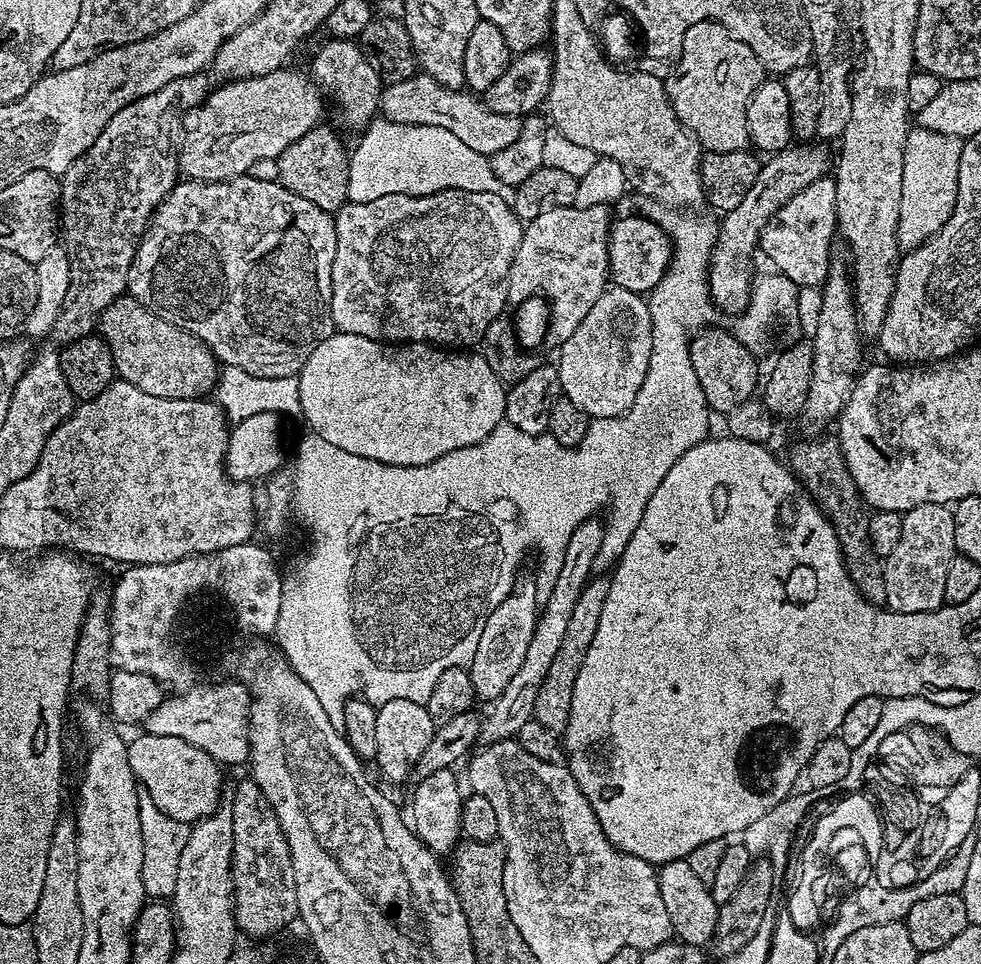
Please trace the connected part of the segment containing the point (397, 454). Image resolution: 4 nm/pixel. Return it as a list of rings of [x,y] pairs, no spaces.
[[[333,331],[308,357],[303,357],[298,368],[298,394],[301,400],[299,415],[312,427],[312,432],[323,443],[338,446],[350,454],[358,454],[358,458],[370,458],[374,462],[382,462],[390,466],[422,466],[442,458],[442,454],[450,454],[454,450],[462,450],[466,446],[474,446],[490,435],[499,424],[505,423],[506,386],[496,377],[494,370],[486,362],[483,354],[472,350],[445,350],[431,344],[410,344],[407,342],[385,342],[362,338],[362,334],[346,334]]]

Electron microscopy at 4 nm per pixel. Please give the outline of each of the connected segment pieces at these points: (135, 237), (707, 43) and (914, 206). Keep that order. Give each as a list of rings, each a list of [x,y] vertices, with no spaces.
[[[196,72],[193,76],[183,76],[166,86],[162,86],[162,90],[154,90],[154,94],[146,94],[142,98],[135,100],[130,106],[118,110],[118,114],[114,114],[114,118],[110,118],[110,122],[104,127],[102,134],[98,134],[98,138],[94,138],[94,146],[90,146],[90,150],[82,153],[62,174],[62,179],[60,180],[60,198],[58,201],[58,224],[62,229],[63,247],[67,248],[69,255],[70,290],[66,290],[66,298],[62,302],[62,310],[58,314],[58,318],[54,322],[50,333],[51,339],[54,338],[57,340],[57,345],[72,344],[78,338],[93,335],[97,331],[100,315],[111,303],[114,303],[120,296],[125,295],[128,287],[131,260],[135,256],[136,247],[139,246],[140,237],[147,231],[149,220],[155,214],[156,208],[159,207],[161,202],[171,193],[172,188],[178,183],[178,156],[174,151],[174,136],[172,140],[172,131],[175,128],[177,131],[181,127],[182,117],[189,108],[197,108],[208,97],[210,83],[208,84],[206,77],[207,75],[204,72]]]
[[[715,20],[694,22],[686,30],[680,61],[664,80],[674,114],[704,152],[743,152],[749,147],[746,110],[766,73],[746,42]]]
[[[913,127],[908,134],[908,154],[902,170],[902,206],[898,214],[898,242],[901,249],[911,250],[924,244],[948,221],[949,214],[956,205],[958,194],[958,162],[960,161],[961,141],[954,136],[938,134],[934,130]]]

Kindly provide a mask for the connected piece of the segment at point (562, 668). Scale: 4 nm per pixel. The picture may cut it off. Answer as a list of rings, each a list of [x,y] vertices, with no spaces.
[[[598,576],[589,579],[578,594],[578,602],[574,602],[570,623],[566,625],[566,634],[562,638],[562,646],[558,646],[554,659],[550,662],[550,670],[546,670],[546,676],[542,678],[542,686],[538,690],[534,718],[557,734],[564,733],[570,722],[570,698],[574,698],[574,682],[578,679],[578,670],[582,670],[586,650],[590,650],[590,642],[594,642],[598,621],[602,619],[602,606],[606,606],[606,594],[610,594],[609,577]]]

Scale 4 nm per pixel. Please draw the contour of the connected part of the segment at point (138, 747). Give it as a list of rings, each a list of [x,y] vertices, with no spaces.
[[[149,732],[139,735],[127,741],[130,770],[136,776],[137,785],[150,792],[159,810],[191,826],[197,820],[205,820],[221,807],[220,783],[224,776],[220,773],[222,765],[219,760],[182,738]]]

